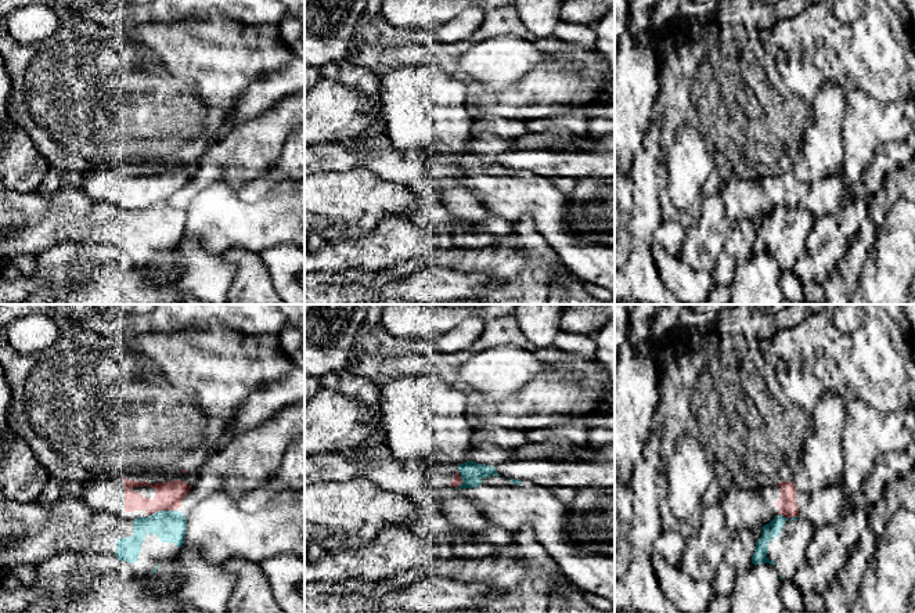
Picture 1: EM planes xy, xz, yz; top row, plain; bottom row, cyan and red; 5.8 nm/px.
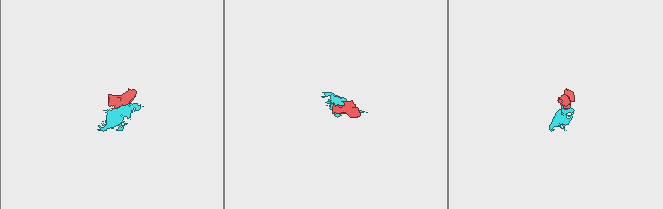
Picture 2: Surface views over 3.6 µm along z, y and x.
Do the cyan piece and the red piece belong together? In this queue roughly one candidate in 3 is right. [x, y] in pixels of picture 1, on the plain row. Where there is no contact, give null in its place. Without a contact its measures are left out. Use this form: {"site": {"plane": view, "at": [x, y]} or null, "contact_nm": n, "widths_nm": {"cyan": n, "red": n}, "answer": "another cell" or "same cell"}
{"site": {"plane": "xy", "at": [161, 201]}, "contact_nm": 170, "widths_nm": {"cyan": 190, "red": 160}, "answer": "another cell"}

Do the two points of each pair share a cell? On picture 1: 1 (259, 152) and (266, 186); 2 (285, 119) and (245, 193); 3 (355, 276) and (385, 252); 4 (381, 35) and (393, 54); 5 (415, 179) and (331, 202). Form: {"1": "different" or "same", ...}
{"1": "different", "2": "different", "3": "different", "4": "different", "5": "different"}

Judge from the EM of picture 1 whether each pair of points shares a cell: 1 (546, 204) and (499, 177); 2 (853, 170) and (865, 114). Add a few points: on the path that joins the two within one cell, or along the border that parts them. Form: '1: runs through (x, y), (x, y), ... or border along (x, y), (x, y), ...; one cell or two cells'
1: runs through (535, 195), (510, 188); one cell
2: runs through (858, 157), (865, 127); one cell

